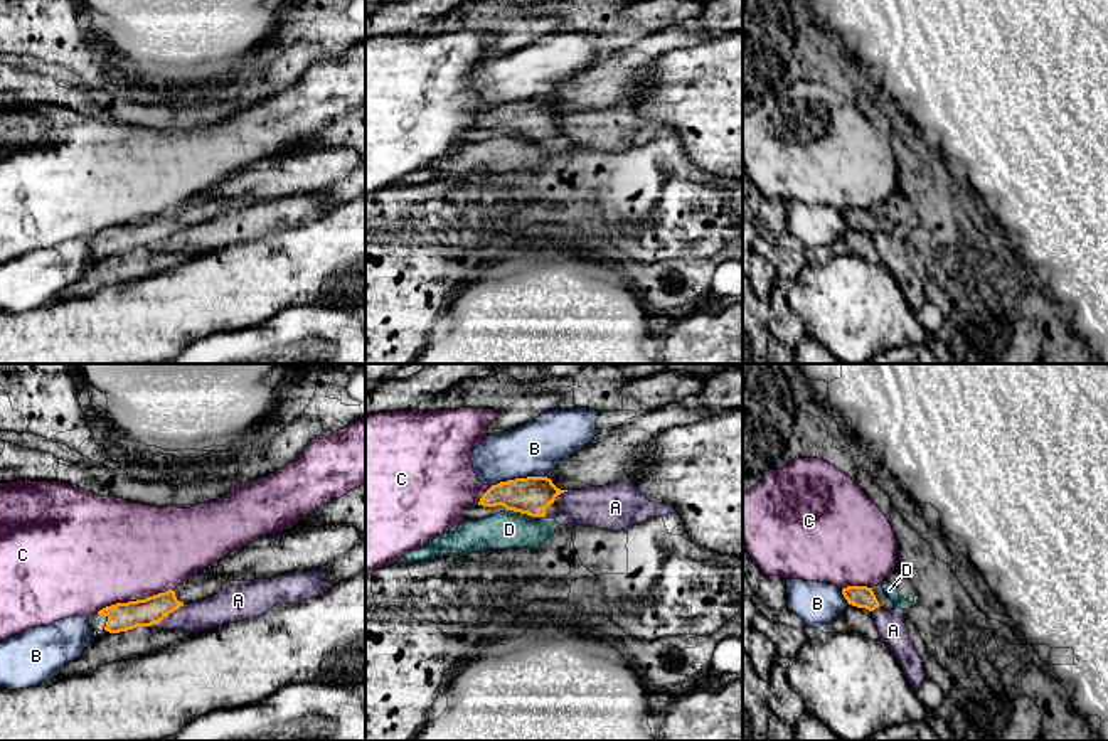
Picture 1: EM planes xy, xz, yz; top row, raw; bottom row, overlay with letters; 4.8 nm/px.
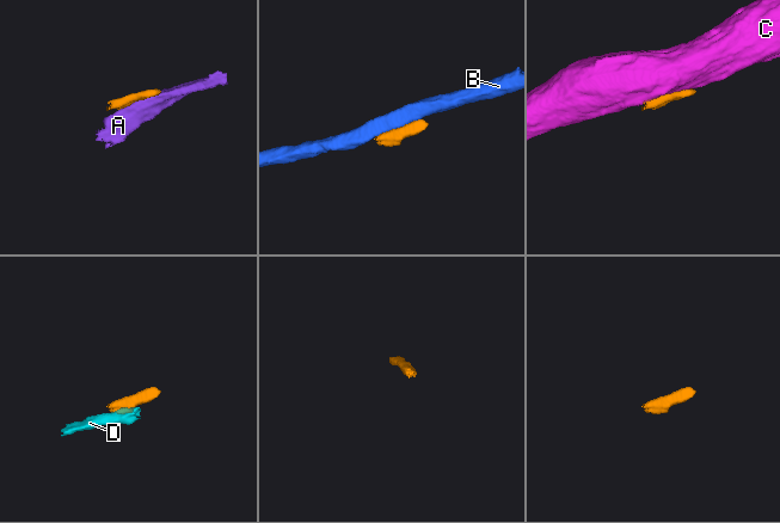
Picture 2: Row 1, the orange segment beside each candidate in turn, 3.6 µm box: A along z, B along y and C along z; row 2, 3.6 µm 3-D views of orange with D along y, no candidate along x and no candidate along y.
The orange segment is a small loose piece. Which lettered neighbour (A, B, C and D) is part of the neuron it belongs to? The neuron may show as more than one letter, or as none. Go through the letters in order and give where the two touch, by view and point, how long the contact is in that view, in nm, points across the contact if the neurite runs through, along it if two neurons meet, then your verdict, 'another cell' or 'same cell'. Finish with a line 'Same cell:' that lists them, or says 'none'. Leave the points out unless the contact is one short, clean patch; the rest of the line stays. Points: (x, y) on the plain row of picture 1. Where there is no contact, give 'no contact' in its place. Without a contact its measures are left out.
A: contact xy (169, 236); length 170 nm; another cell
B: contact xz (517, 101); length 260 nm; another cell
C: contact xy (133, 224); length 380 nm; another cell
D: contact xz (526, 135); length 200 nm; border xz (506, 132), (544, 140); another cell
Same cell: none

